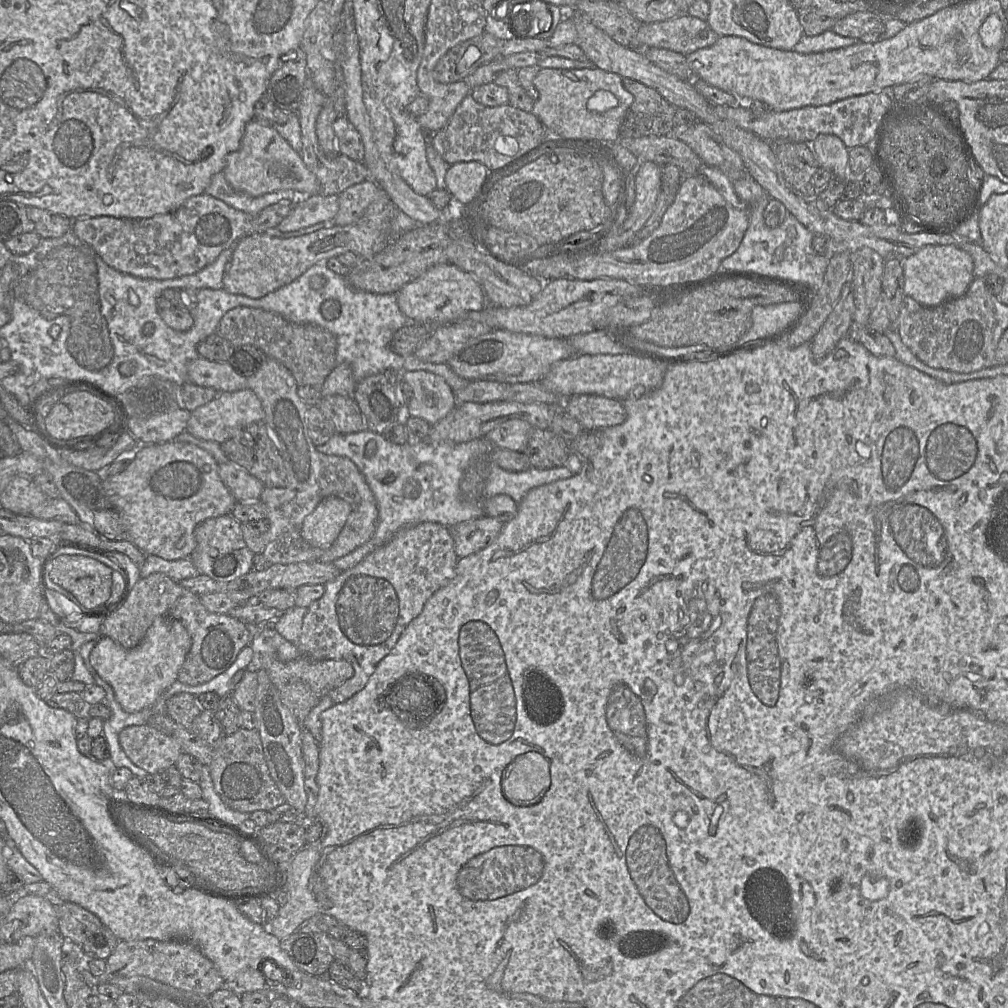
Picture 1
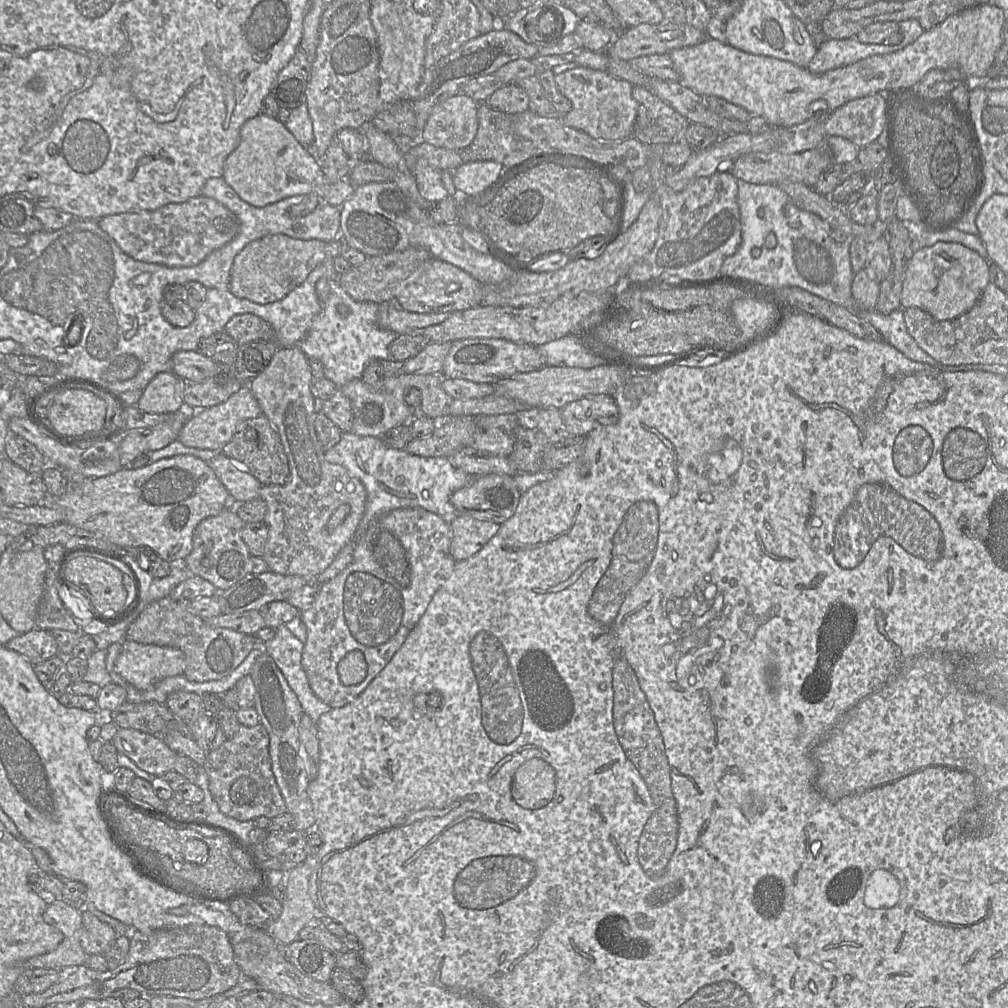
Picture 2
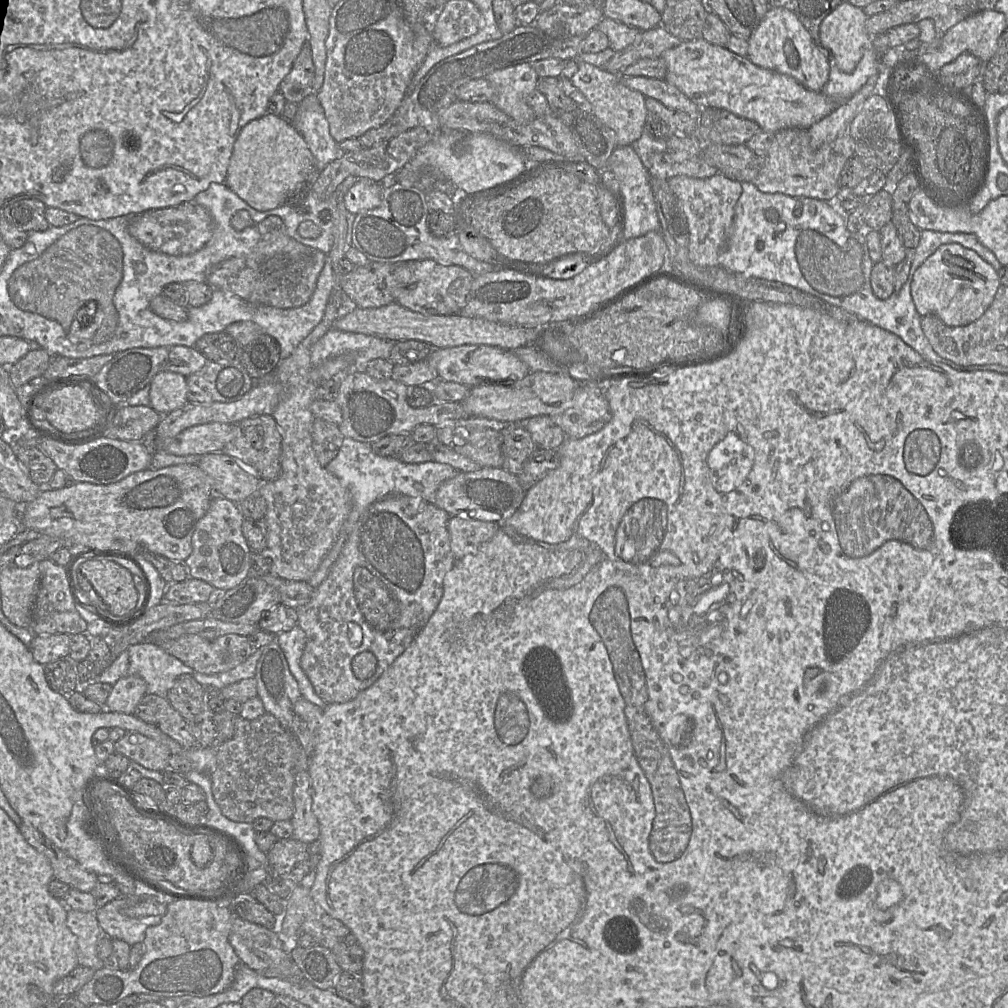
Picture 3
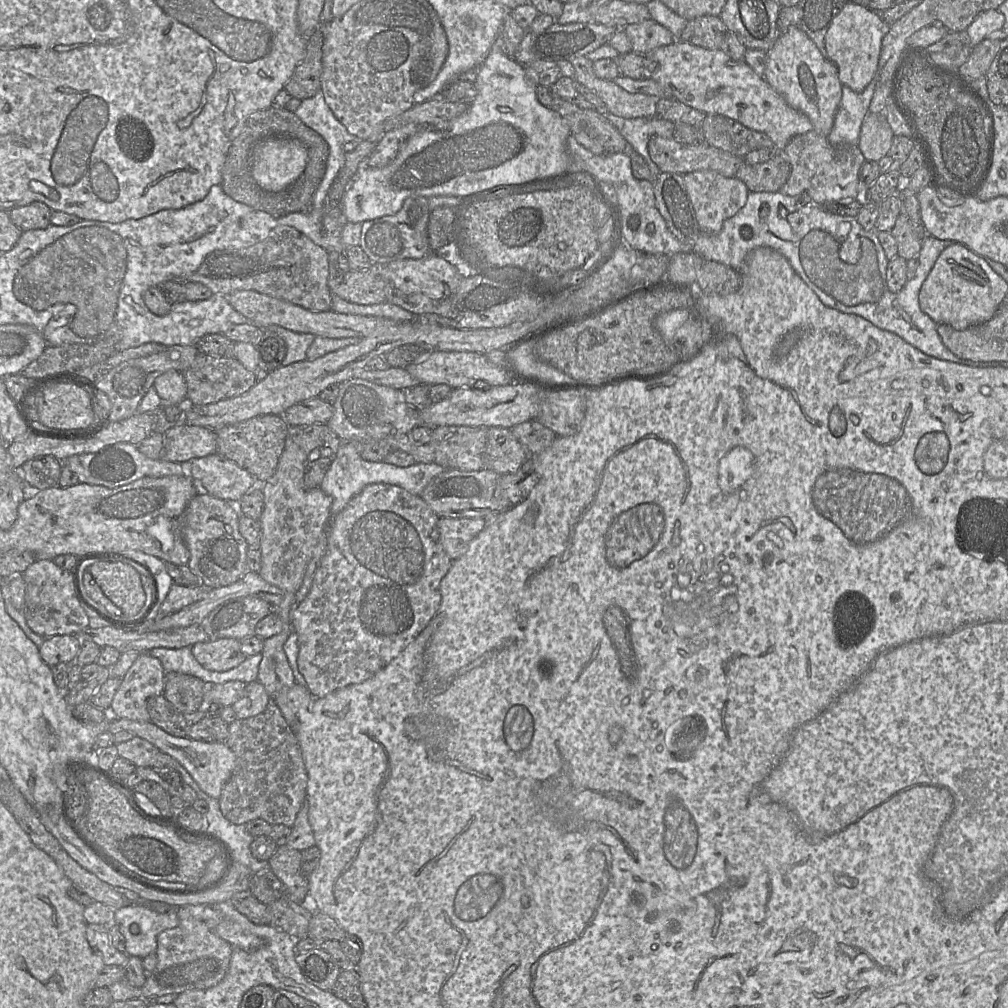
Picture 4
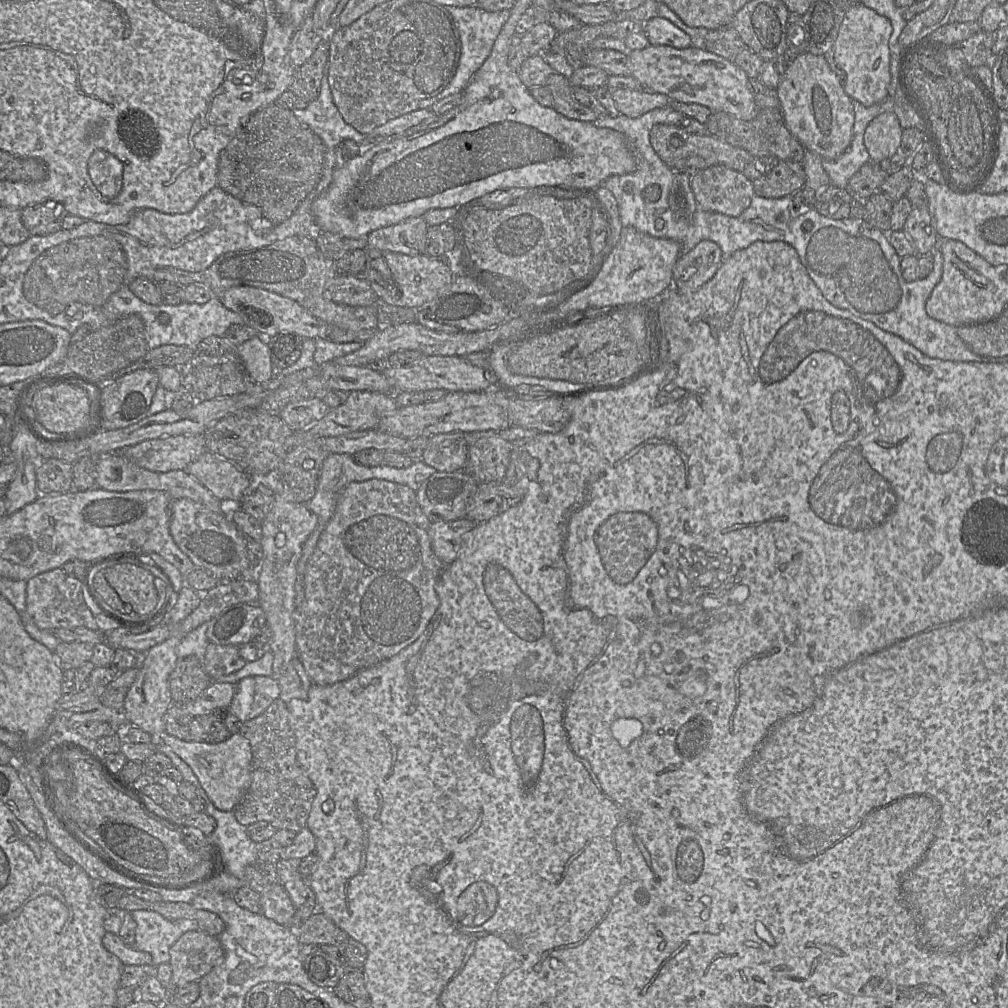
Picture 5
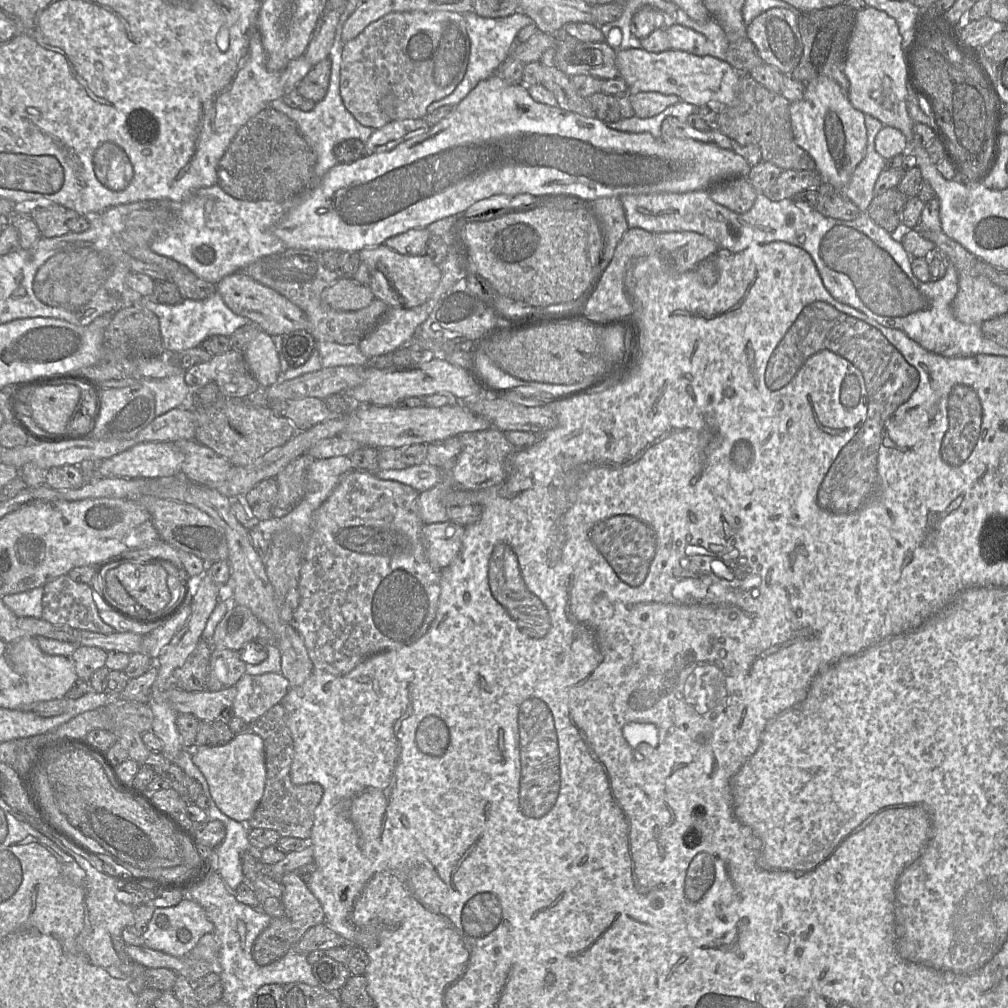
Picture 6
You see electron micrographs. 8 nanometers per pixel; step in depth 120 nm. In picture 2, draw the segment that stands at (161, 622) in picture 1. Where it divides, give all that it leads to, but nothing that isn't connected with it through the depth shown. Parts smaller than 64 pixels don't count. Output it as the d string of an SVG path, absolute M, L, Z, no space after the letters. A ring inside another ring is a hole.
M126 640L116 659L114 671L139 691L185 670L185 654L173 647L140 644Z

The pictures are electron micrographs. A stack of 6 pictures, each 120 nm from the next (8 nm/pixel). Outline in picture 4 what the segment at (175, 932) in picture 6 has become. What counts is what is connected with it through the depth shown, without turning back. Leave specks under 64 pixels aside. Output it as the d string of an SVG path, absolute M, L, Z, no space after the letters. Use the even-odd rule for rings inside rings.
M128 905L116 910L114 922L125 938L125 953L141 959L155 954L158 935L179 924L178 908L172 907L164 914L139 905Z

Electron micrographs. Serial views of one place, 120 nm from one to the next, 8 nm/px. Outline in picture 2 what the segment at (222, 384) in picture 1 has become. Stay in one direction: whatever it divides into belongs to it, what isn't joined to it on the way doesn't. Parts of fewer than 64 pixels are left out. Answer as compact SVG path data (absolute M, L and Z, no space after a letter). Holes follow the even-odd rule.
M177 351L172 356L173 373L181 378L202 382L220 372L220 365L198 351Z

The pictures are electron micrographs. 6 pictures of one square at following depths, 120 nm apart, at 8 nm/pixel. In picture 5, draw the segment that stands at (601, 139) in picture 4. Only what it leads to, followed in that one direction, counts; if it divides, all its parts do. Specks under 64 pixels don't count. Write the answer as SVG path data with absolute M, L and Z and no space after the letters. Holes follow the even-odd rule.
M553 72L548 77L545 87L551 93L553 108L568 119L595 122L599 118L597 113L574 98L572 86L565 76Z

